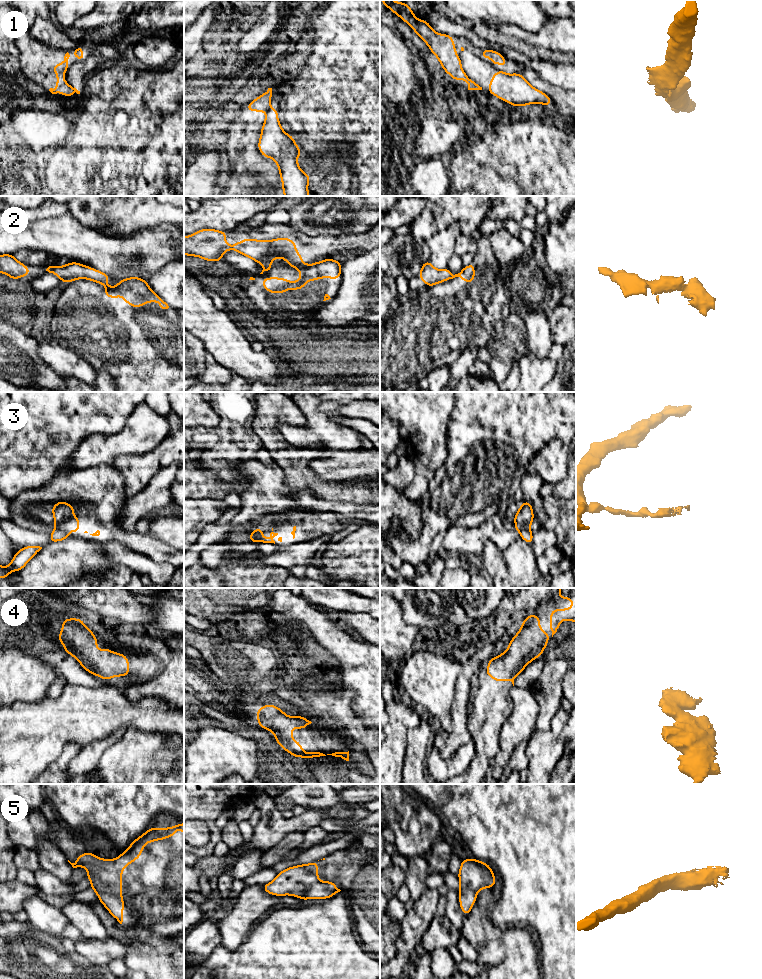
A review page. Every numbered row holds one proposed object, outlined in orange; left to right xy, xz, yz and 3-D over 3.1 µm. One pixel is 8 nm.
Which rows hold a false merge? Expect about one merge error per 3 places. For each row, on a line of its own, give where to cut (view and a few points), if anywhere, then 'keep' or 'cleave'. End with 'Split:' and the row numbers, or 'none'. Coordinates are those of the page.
1: xz (270, 108), (266, 112) | cleave
2: xz (306, 264), (291, 266) | cleave
3: xy (56, 528), (65, 531), (69, 535) | cleave
4: no cut | keep
5: no cut | keep
Split: 1, 2, 3

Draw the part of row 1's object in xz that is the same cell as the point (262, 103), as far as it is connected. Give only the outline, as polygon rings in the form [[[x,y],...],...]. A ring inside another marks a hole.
[[[272,88],[263,93],[261,96],[254,99],[250,104],[248,104],[245,110],[248,112],[252,110],[254,112],[265,111],[267,112],[270,109],[270,102],[272,97]]]

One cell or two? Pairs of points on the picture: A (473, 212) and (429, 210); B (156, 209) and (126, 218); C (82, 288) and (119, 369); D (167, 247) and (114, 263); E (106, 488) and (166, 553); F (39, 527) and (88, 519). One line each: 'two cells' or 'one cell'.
A: one cell
B: one cell
C: one cell
D: one cell
E: one cell
F: one cell

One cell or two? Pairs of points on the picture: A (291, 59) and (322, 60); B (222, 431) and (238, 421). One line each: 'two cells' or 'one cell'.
A: two cells
B: one cell

